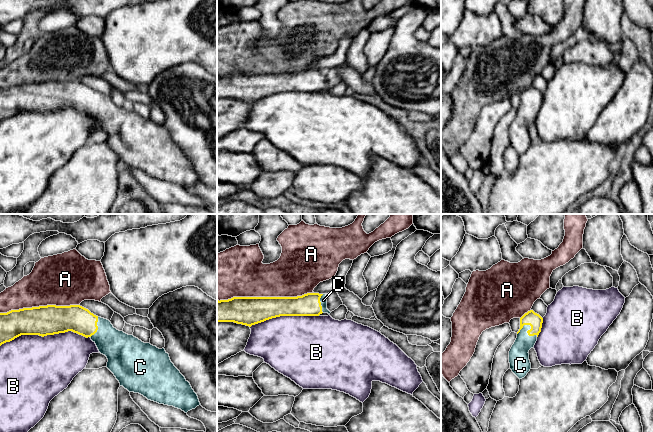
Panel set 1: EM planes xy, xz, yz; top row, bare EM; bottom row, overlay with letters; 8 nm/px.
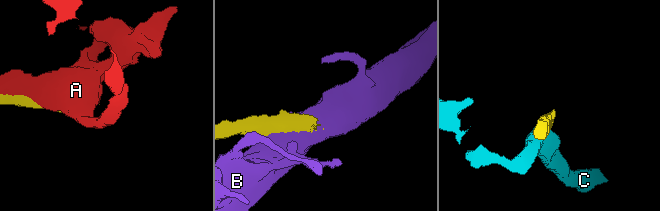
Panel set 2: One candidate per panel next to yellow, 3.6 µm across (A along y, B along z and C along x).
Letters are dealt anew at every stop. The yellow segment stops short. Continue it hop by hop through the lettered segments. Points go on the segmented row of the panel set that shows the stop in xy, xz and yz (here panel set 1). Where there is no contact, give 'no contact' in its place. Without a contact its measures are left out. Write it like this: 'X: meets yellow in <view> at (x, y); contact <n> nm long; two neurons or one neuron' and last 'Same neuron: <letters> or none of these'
A: meets yellow in xz at (265, 297); contact 800 nm long; two neurons
B: meets yellow in xy at (44, 335); contact 700 nm long; two neurons
C: meets yellow in yz at (531, 328); contact 170 nm long; one neuron
Same neuron: C

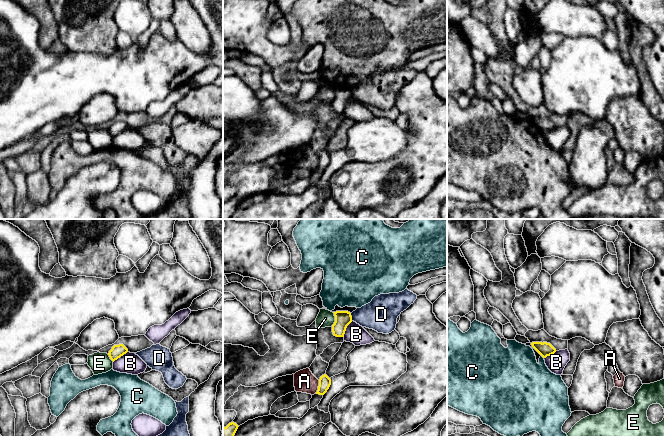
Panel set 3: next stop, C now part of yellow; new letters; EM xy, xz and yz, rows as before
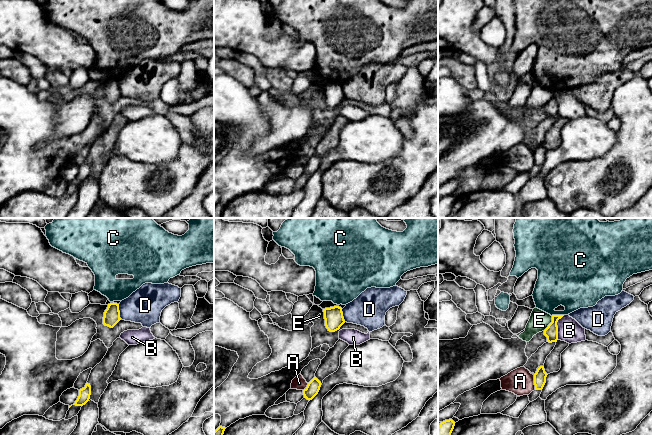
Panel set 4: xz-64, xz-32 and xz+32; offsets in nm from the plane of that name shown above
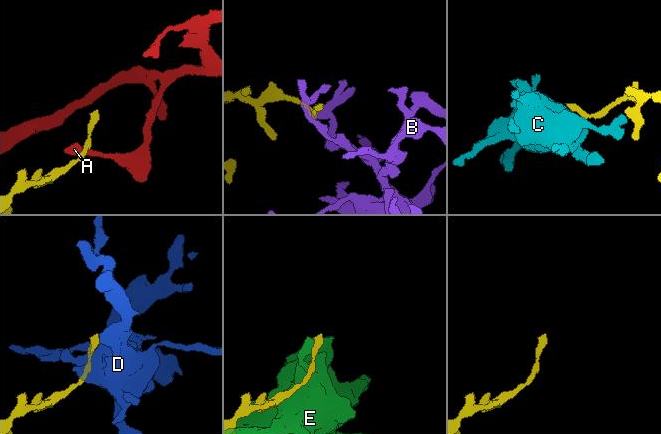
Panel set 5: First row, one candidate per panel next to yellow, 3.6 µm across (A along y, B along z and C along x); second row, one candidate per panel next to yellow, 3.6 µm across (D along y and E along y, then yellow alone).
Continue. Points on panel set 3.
A: meets yellow in xz at (318, 387); contact 120 nm long; two neurons
B: meets yellow in xz at (345, 329); contact 150 nm long; two neurons
C: meets yellow in yz at (542, 356); contact 40 nm long; two neurons
D: meets yellow in xz at (351, 317); contact 70 nm long; two neurons
E: meets yellow in xz at (335, 319); contact 120 nm long; two neurons
Same neuron: none of these

